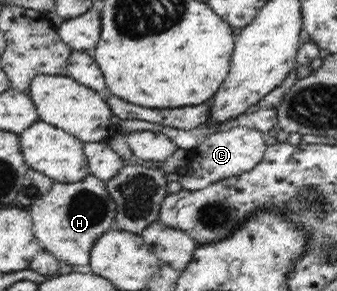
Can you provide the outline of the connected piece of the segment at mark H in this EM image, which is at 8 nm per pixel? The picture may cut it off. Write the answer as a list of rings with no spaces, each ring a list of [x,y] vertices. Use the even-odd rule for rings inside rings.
[[[90,174],[78,182],[56,182],[46,196],[38,198],[30,206],[34,236],[38,238],[40,246],[52,252],[61,262],[78,266],[78,269],[88,264],[96,238],[108,230],[114,230],[116,214],[115,201],[108,193],[104,181]]]

